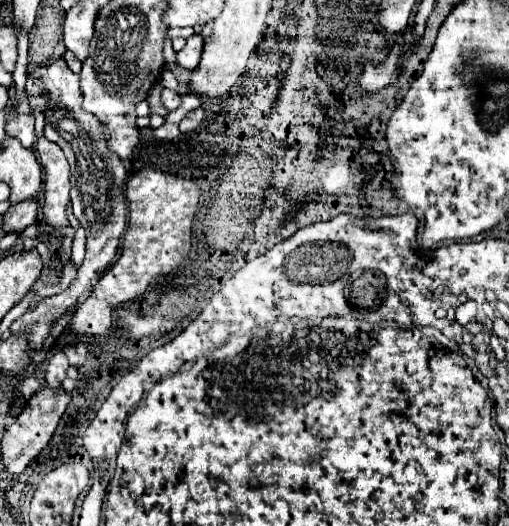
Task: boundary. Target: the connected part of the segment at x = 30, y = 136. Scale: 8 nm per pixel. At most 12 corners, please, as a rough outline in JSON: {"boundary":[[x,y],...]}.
{"boundary":[[6,113],[6,135],[34,147],[34,117]]}

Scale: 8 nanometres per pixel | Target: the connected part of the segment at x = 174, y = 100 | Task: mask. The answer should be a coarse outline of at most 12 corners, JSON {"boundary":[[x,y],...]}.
{"boundary":[[162,89],[162,103],[168,111],[178,109],[180,95],[174,89]]}

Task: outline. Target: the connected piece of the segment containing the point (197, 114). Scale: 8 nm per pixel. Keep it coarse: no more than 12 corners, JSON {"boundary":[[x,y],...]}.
{"boundary":[[202,107],[190,111],[182,123],[180,131],[194,131],[204,121]]}

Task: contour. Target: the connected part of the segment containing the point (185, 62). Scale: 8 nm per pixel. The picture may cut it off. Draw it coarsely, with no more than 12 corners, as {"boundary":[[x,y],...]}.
{"boundary":[[200,35],[186,39],[178,53],[178,65],[194,71],[200,63]]}

